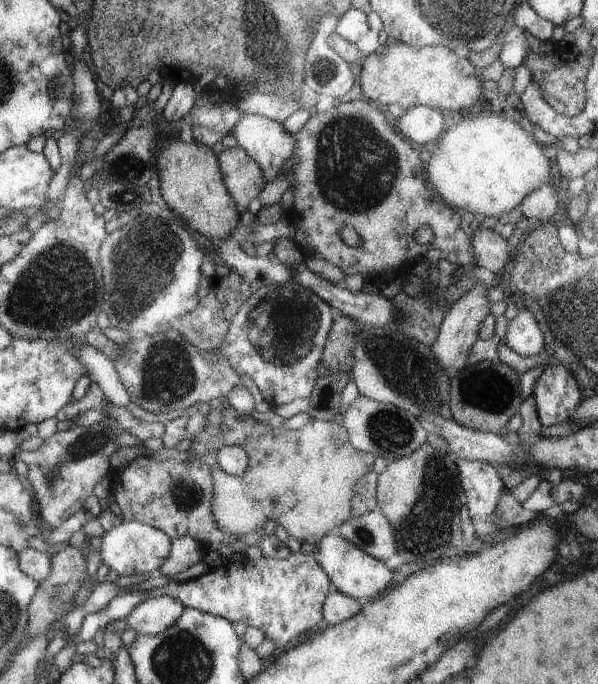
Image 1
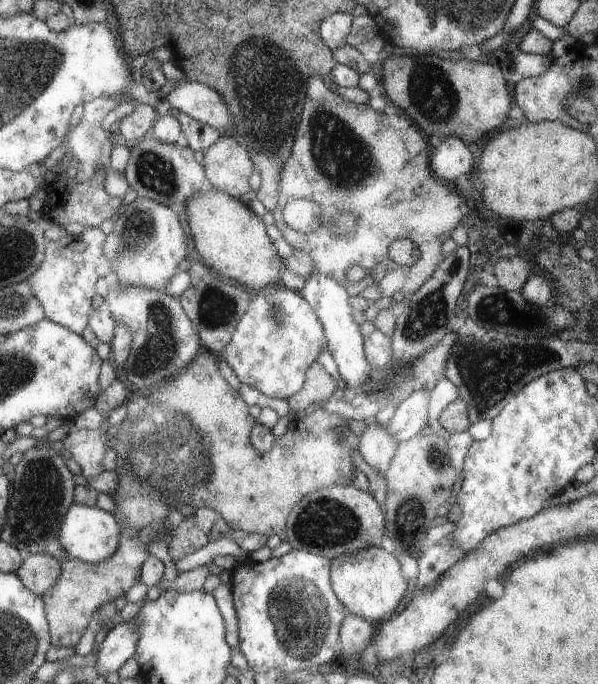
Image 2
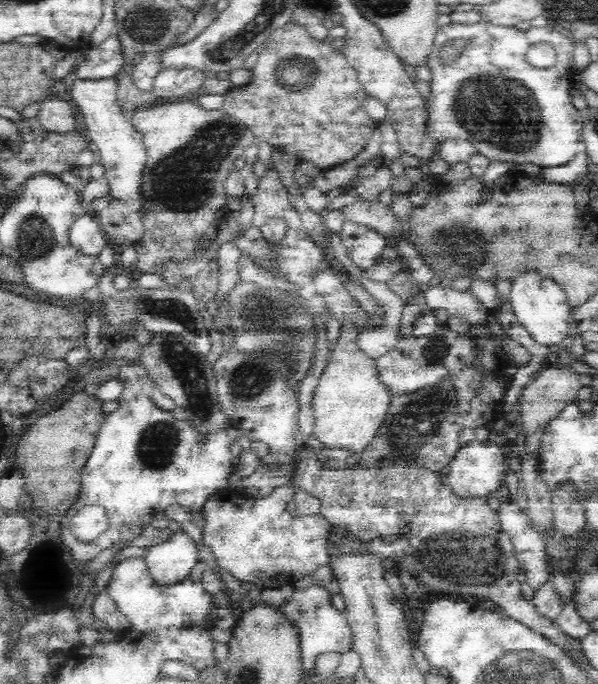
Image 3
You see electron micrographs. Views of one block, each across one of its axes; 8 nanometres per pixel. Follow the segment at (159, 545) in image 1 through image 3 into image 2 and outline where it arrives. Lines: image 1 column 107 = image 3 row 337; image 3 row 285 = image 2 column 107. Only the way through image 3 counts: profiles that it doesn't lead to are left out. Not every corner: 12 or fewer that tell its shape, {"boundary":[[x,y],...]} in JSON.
{"boundary":[[75,502],[59,542],[78,562],[109,560],[122,547],[112,512]]}

